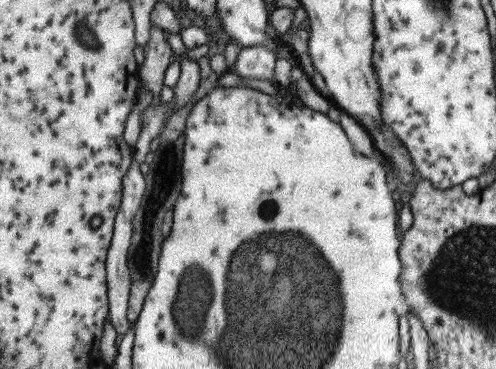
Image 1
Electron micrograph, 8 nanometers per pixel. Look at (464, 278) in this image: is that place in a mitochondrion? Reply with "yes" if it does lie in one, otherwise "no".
yes

